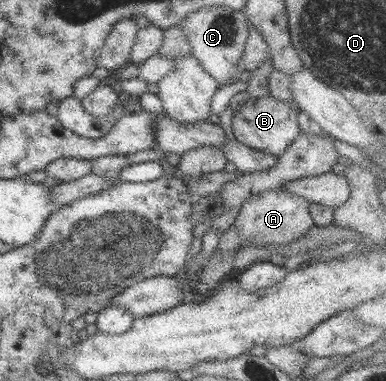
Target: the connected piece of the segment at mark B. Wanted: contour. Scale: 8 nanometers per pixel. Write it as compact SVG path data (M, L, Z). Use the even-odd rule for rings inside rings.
M271 96L249 99L247 102L239 104L234 110L232 131L239 142L278 157L302 133L298 125L298 114L300 112L297 103L292 99L279 101Z

